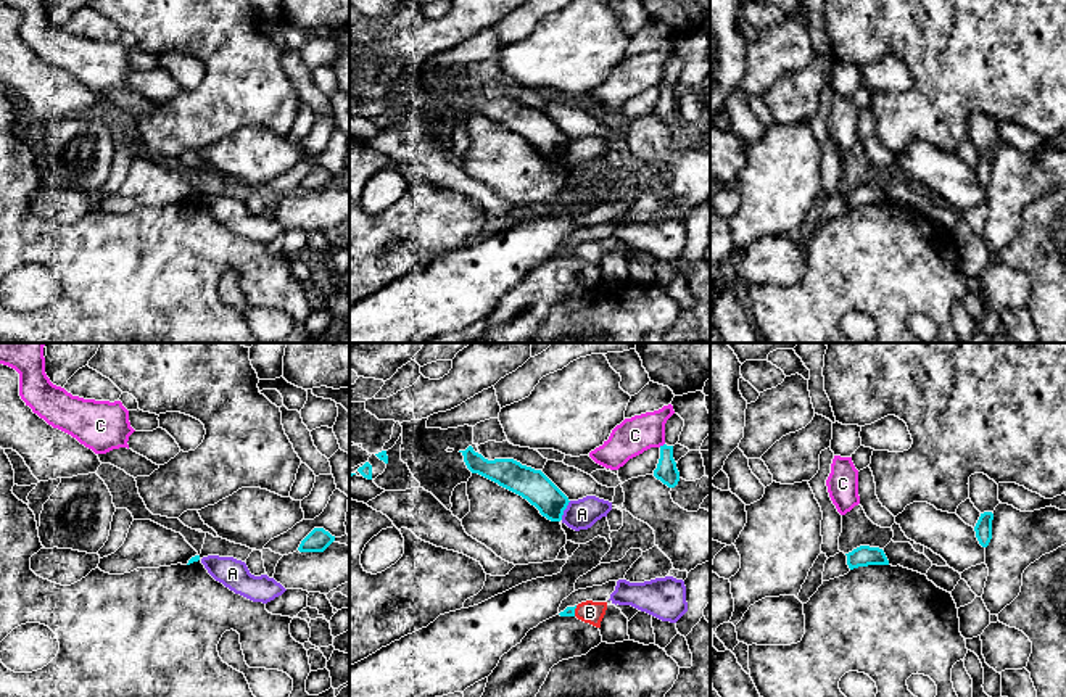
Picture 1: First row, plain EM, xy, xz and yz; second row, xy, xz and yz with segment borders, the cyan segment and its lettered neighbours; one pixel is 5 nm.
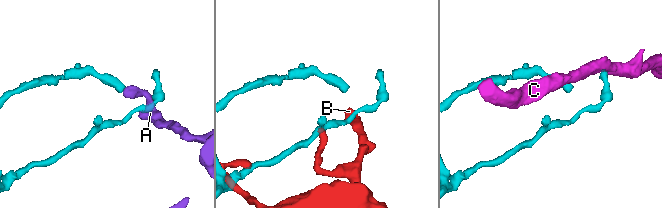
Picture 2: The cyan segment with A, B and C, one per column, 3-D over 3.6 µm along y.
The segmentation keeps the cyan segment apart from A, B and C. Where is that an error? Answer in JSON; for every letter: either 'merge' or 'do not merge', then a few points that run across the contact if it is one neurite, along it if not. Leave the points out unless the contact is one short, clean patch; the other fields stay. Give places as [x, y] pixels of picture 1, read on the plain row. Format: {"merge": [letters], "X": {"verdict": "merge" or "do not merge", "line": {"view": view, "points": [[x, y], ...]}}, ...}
{"merge": [], "A": {"verdict": "do not merge", "line": {"view": "xz", "points": [[570, 140], [561, 158]]}}, "B": {"verdict": "do not merge"}, "C": {"verdict": "do not merge", "line": {"view": "xz", "points": [[664, 82], [659, 86]]}}}

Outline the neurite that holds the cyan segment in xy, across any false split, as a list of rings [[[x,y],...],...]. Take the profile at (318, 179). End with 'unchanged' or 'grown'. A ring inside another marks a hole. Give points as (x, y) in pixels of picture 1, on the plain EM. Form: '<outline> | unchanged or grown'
[[[314,167],[300,184],[300,192],[324,192],[332,182],[335,175],[332,175],[324,167]]] | unchanged

